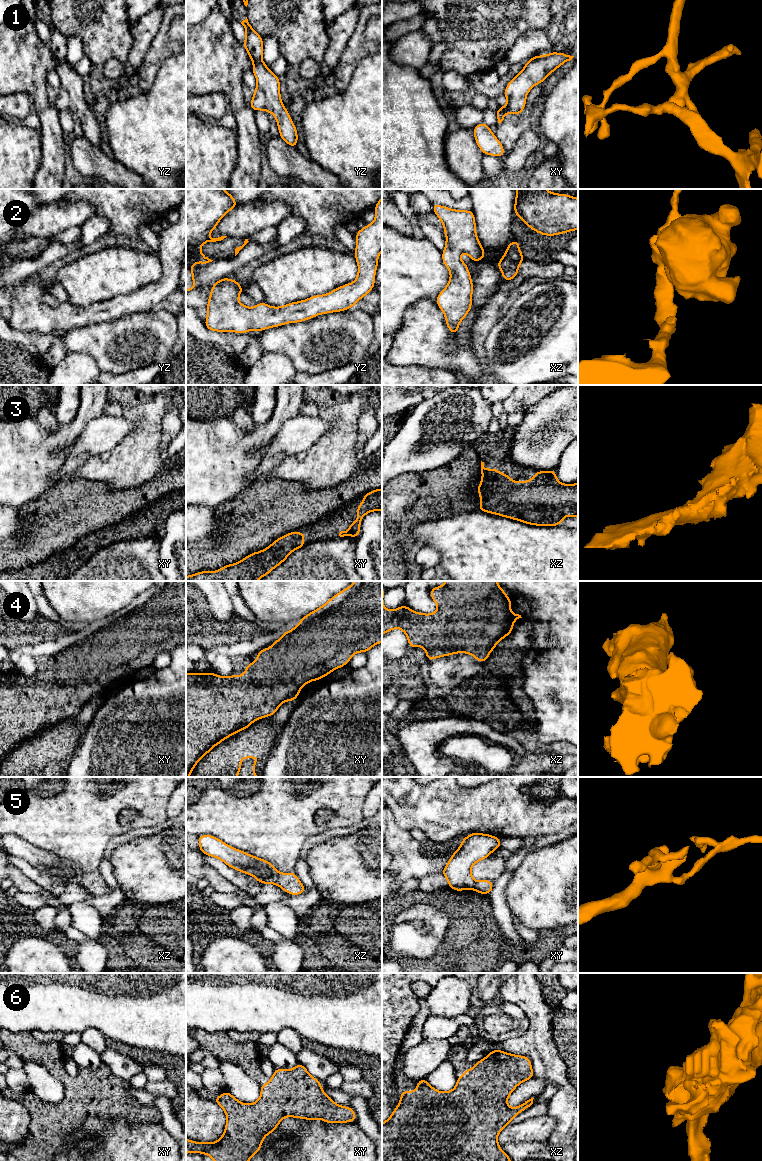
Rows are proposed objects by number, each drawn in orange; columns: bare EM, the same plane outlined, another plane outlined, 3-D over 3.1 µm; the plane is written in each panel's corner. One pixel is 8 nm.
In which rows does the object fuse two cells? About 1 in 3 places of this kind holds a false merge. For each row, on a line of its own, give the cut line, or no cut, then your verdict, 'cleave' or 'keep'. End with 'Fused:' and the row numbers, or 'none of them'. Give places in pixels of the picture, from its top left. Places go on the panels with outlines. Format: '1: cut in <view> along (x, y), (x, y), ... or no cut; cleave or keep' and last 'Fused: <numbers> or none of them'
1: no cut; keep
2: no cut; keep
3: no cut; keep
4: no cut; keep
5: cut in xz along (279, 873), (275, 883); cleave
6: no cut; keep
Fused: 5

